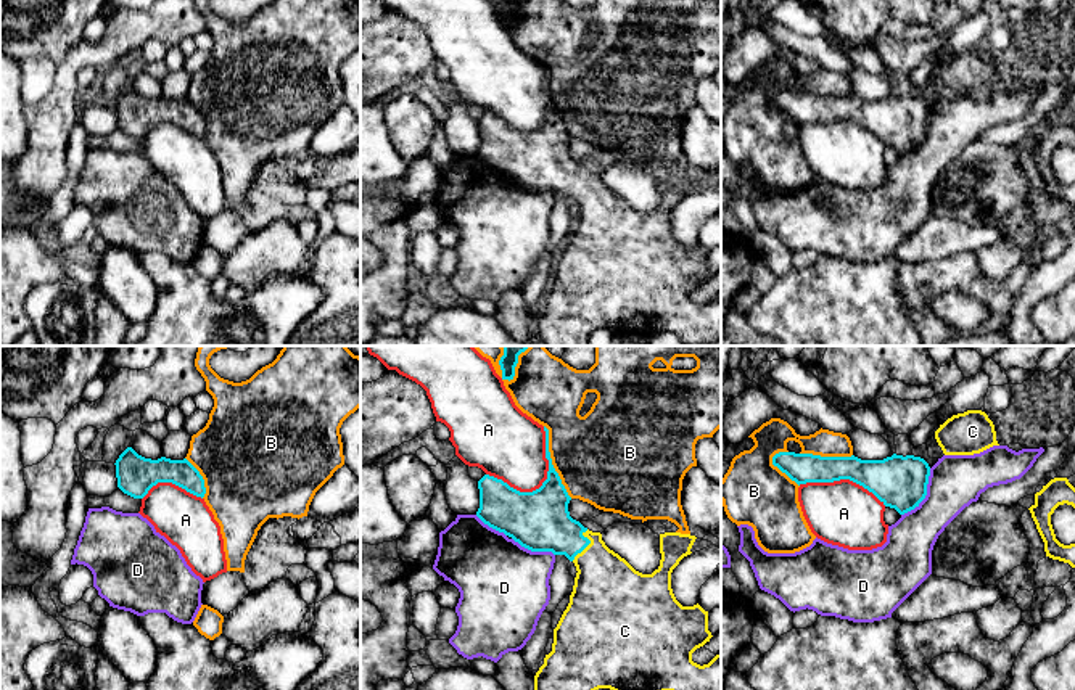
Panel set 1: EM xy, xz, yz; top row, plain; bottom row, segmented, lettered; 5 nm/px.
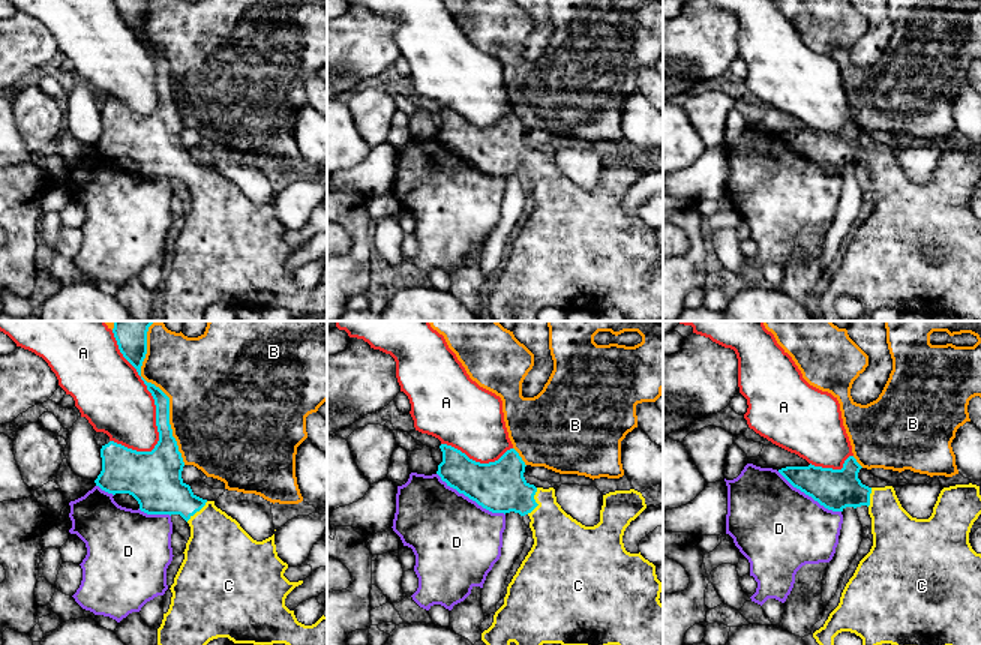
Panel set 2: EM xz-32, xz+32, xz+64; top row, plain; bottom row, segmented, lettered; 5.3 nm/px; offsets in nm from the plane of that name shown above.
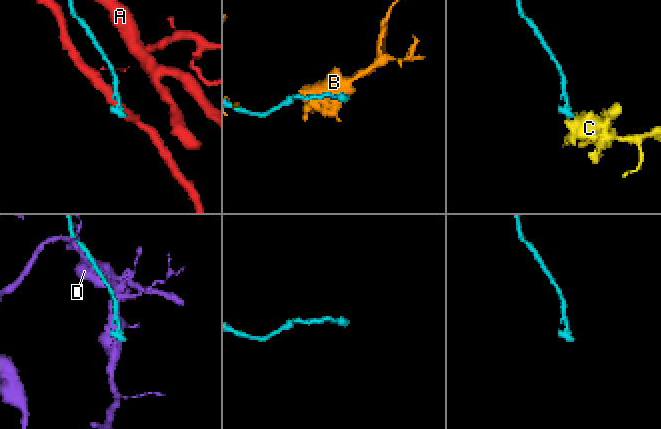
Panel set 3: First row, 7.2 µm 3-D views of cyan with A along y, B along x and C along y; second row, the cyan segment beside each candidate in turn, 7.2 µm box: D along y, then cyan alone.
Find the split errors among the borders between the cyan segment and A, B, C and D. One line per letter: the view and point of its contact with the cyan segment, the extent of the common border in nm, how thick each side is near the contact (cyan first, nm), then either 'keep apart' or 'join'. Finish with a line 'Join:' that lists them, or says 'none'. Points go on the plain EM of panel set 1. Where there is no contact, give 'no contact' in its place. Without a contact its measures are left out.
A: xz (543, 123) | 380 nm | 300/340 nm | keep apart
B: xz (551, 102) | 400 nm | 220/460 nm | keep apart
C: xz (586, 185) | 180 nm | 280/340 nm | join
D: yz (926, 134) | 280 nm | 260/260 nm | keep apart
Join: C

